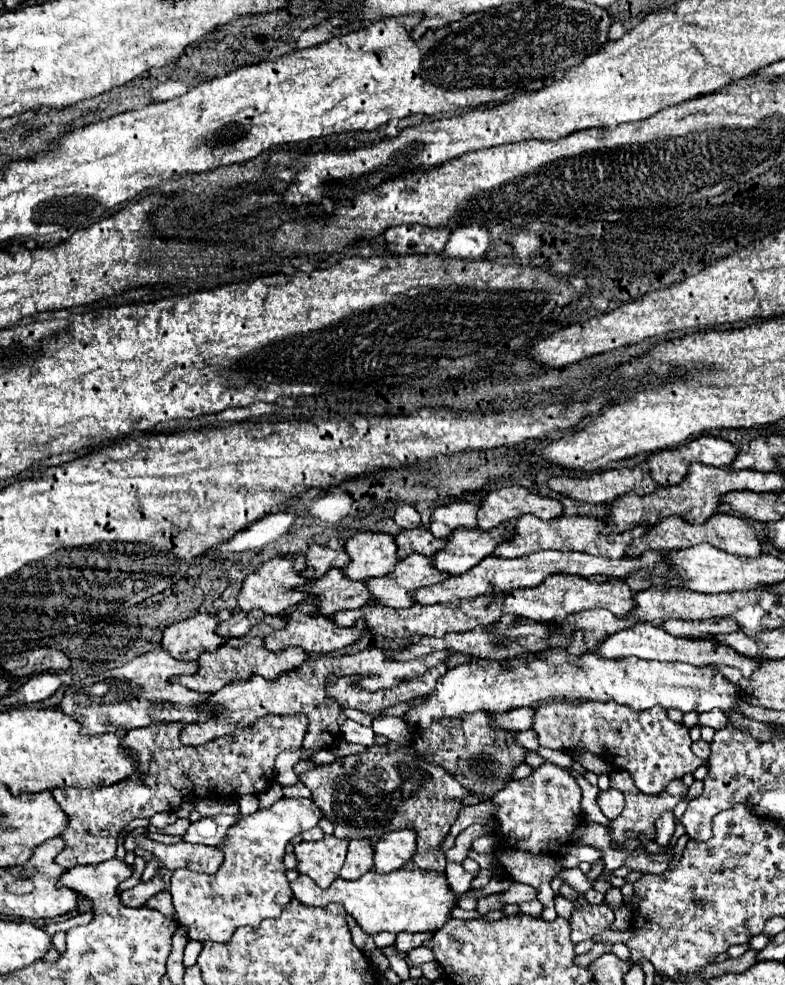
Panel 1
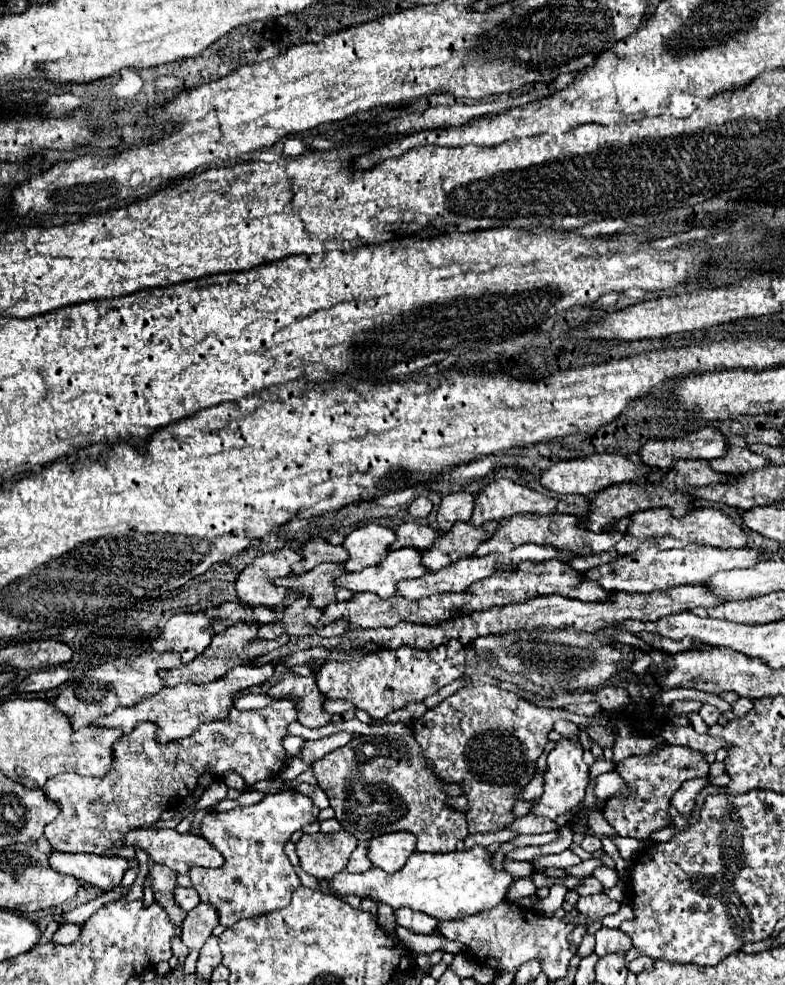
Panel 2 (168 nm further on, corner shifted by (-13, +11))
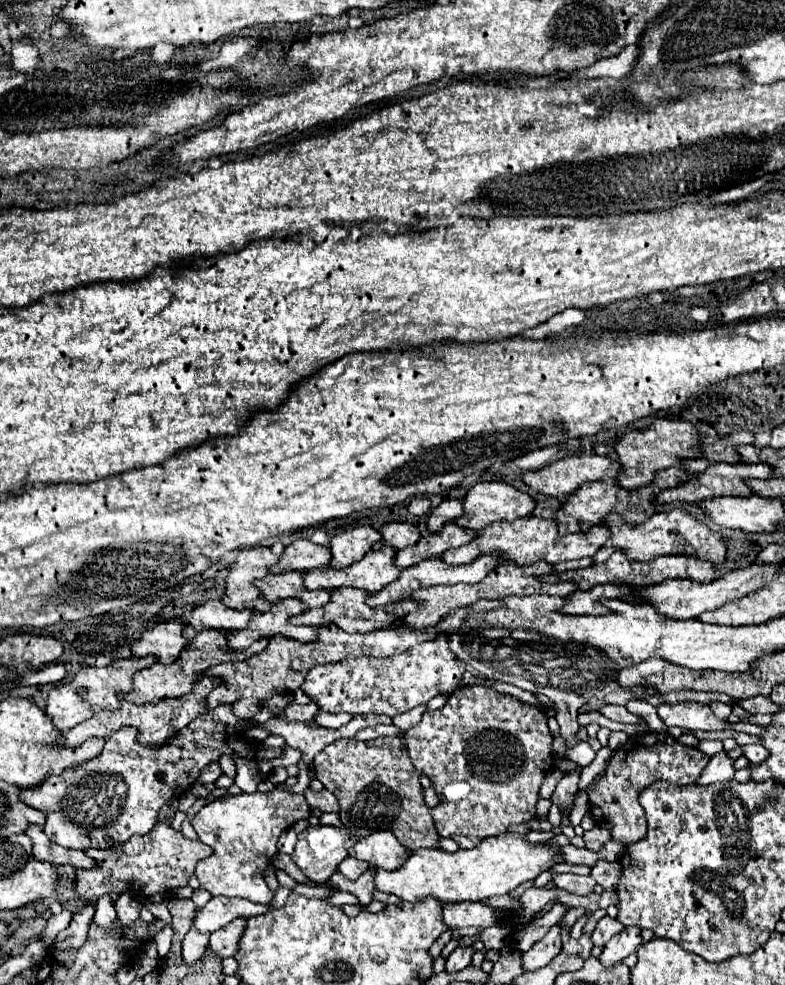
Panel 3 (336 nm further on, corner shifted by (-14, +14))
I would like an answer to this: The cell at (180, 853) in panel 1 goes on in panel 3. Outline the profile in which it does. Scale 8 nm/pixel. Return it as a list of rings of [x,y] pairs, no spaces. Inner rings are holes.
[[[158,822],[150,834],[134,836],[130,842],[116,846],[114,850],[86,850],[86,854],[96,862],[90,870],[76,870],[76,892],[82,902],[96,902],[104,894],[112,896],[112,902],[118,900],[124,892],[134,892],[142,896],[152,894],[166,894],[176,888],[184,888],[188,878],[194,874],[196,864],[202,858],[212,854],[210,846],[202,844],[200,840],[188,840],[182,832],[174,830],[170,824]]]

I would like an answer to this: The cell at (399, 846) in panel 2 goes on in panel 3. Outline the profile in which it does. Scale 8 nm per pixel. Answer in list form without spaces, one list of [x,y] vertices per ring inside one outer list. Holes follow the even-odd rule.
[[[378,830],[370,836],[364,836],[354,844],[354,858],[364,860],[374,868],[398,870],[408,856],[410,850],[406,850],[398,842],[398,838],[394,838],[394,834],[386,830]]]

